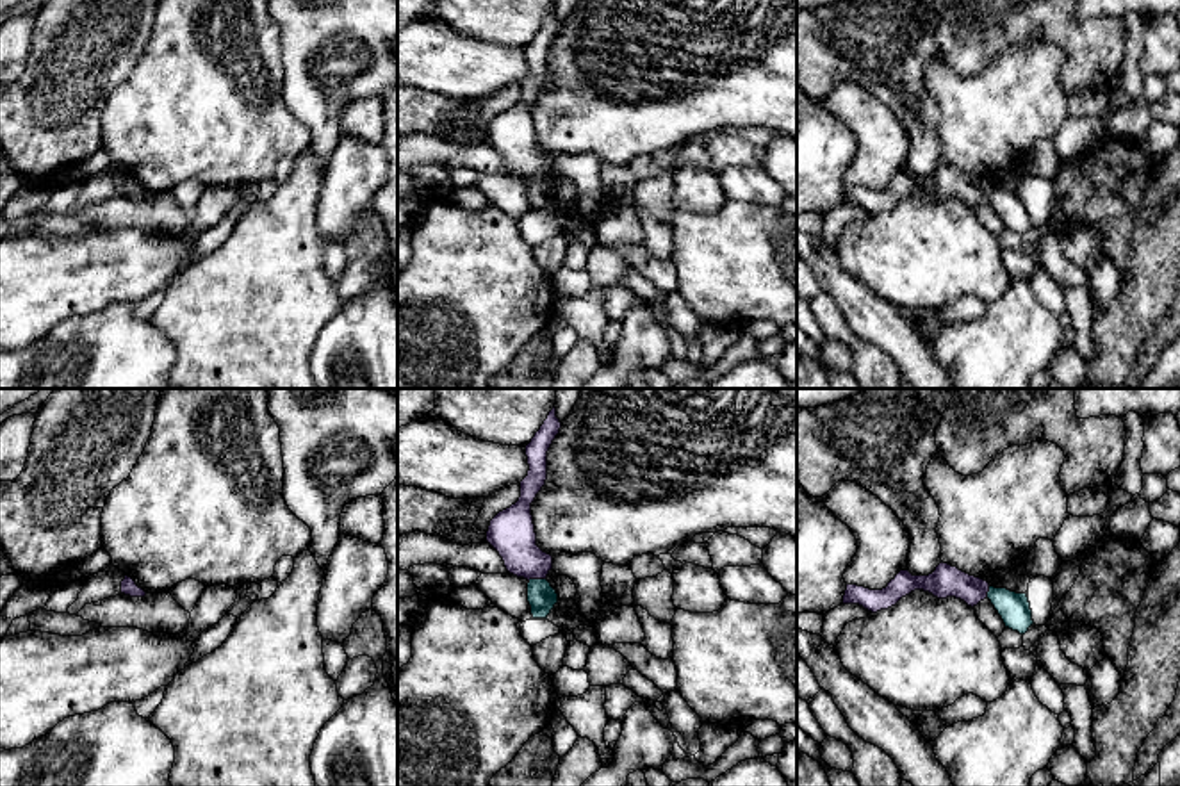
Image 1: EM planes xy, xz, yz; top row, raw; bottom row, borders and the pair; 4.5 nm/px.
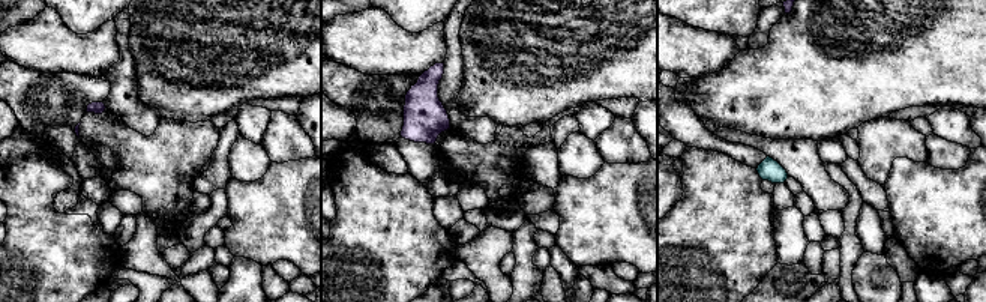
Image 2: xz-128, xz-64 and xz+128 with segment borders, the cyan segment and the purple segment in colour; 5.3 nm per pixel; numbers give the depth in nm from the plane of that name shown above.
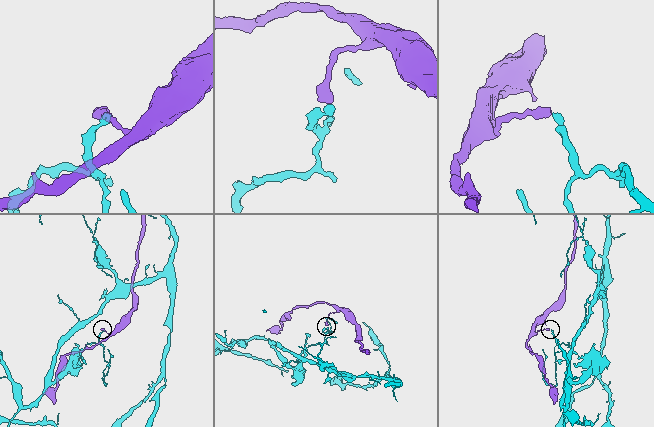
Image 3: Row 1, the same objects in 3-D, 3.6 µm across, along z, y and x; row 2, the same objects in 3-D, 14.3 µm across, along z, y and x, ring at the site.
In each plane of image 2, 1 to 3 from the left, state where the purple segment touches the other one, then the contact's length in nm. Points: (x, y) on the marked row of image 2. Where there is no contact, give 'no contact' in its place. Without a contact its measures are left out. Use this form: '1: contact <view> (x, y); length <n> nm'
1: no contact
2: no contact
3: no contact

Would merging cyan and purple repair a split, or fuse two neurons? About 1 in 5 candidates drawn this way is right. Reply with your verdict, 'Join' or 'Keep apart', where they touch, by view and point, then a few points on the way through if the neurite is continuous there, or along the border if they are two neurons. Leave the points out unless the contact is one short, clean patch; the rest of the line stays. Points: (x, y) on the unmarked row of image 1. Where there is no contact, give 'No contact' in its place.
Keep apart. Touches cyan at xz (535, 180). Boundary: xz (544, 179), (528, 180)

